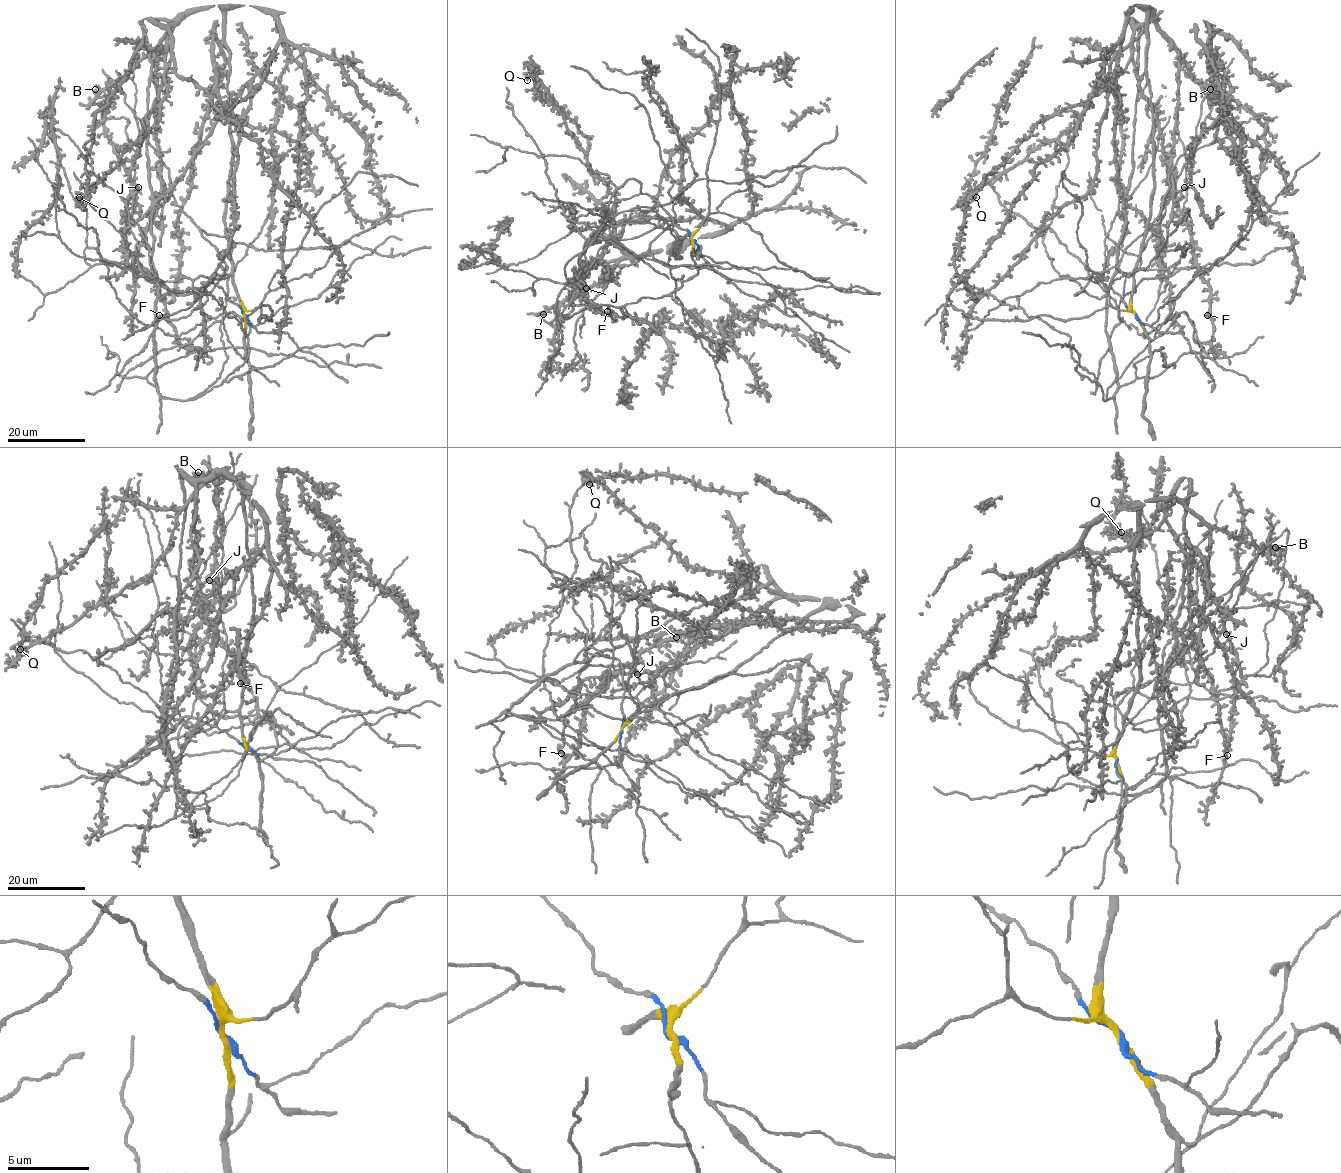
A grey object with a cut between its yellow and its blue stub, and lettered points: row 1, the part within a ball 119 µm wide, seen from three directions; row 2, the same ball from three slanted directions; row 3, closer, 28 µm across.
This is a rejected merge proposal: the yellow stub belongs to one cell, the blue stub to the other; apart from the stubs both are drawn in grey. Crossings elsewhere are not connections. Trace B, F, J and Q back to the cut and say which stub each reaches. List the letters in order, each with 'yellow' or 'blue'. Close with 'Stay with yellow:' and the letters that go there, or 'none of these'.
B: yellow
F: blue
J: blue
Q: yellow
Stay with yellow: B, Q

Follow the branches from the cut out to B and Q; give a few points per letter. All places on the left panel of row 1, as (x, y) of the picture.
B: (244, 314), (218, 250), (175, 199), (168, 169), (125, 94), (115, 85), (97, 95), (95, 89)
Q: (244, 314), (218, 250), (181, 209), (168, 169), (125, 94), (111, 86), (175, 21), (158, 120), (79, 197)

